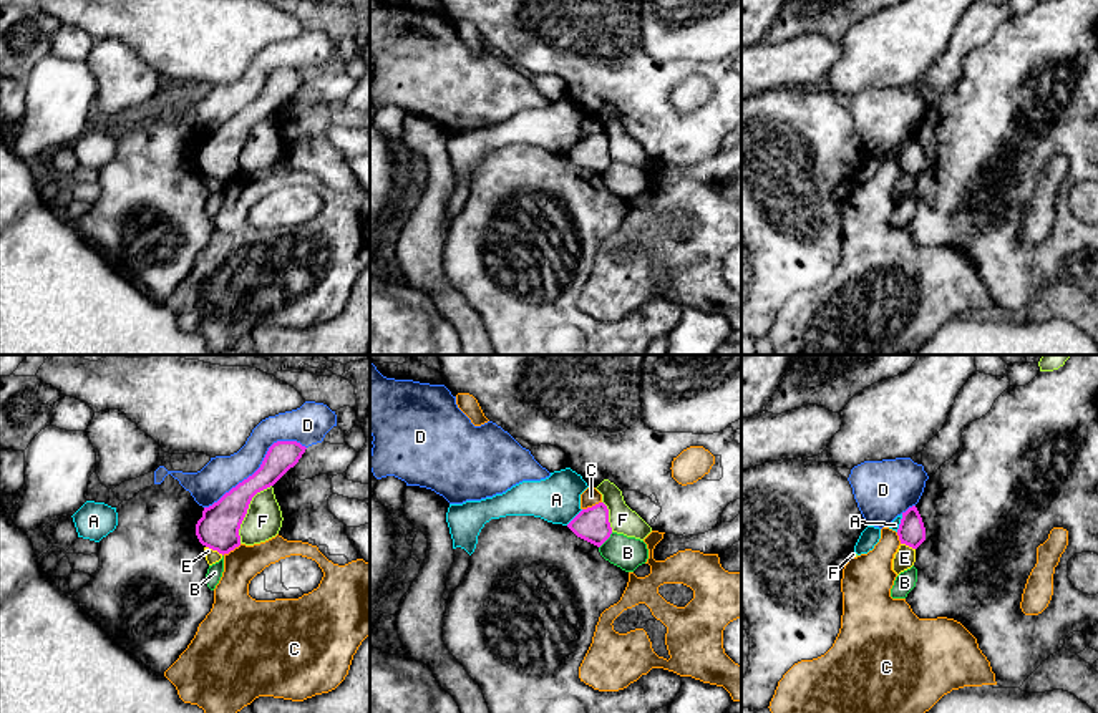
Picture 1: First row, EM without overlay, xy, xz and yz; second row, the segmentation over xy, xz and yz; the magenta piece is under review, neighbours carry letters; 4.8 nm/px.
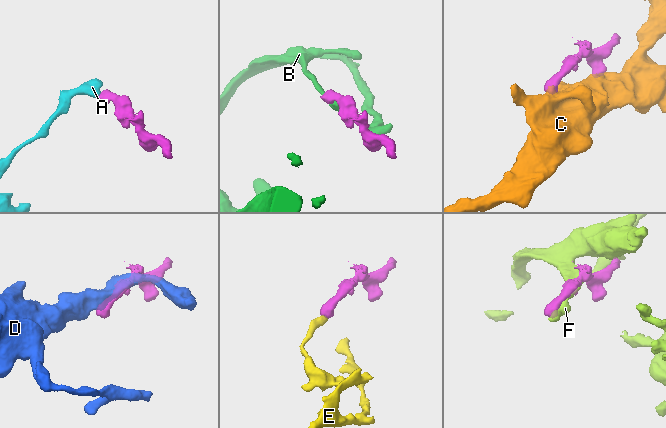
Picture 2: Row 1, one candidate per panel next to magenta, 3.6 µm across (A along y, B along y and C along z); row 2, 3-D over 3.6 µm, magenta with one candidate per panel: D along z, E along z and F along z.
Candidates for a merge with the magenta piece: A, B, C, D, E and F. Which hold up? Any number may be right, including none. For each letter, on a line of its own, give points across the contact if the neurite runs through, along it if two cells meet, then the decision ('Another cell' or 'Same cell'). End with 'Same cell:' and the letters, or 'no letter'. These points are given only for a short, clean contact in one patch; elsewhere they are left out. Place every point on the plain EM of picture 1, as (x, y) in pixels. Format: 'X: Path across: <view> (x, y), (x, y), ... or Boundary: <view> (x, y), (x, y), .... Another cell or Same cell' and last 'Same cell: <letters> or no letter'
A: Boundary: xz (583, 138), (566, 153). Another cell
B: Boundary: xz (612, 161), (599, 176). Another cell
C: Another cell
D: Another cell
E: Boundary: xy (206, 174), (223, 183). Another cell
F: Another cell
Same cell: no letter

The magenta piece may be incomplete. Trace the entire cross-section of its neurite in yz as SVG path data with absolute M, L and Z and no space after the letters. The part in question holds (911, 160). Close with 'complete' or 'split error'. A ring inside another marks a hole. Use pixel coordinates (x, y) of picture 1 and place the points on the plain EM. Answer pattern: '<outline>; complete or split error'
M916 134L902 141L897 158L901 172L917 177L926 169L926 156Z; complete

